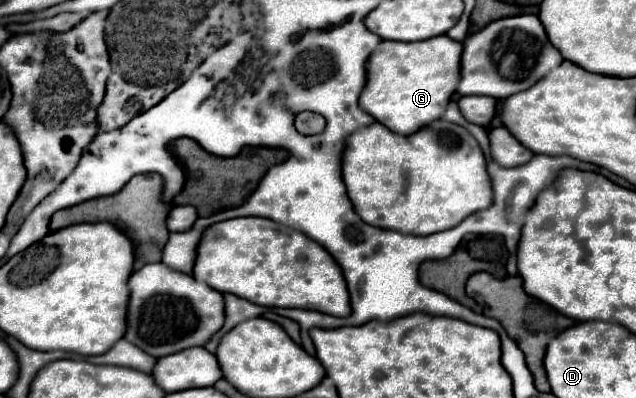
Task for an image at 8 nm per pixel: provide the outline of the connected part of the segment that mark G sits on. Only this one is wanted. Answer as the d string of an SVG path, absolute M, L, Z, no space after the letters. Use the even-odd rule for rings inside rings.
M447 35L431 37L425 41L381 41L373 55L367 61L367 83L361 91L361 109L369 113L375 121L383 123L387 129L399 135L411 135L415 129L421 129L433 119L439 119L455 91L455 85L459 81L459 61L461 61L461 49L463 45L459 41L449 39Z

